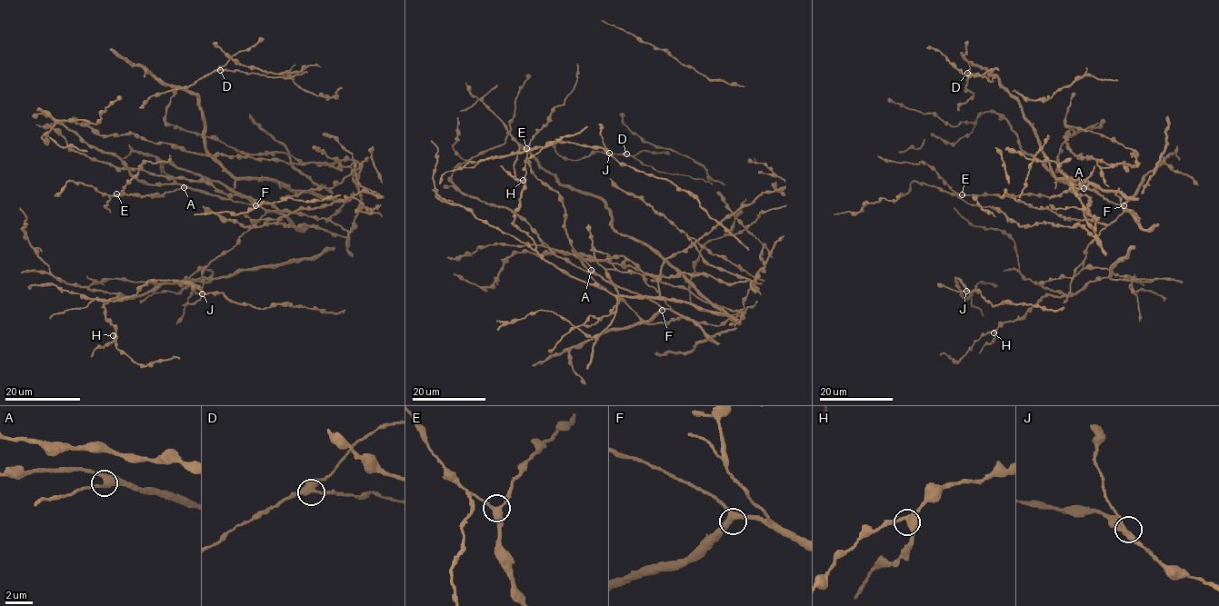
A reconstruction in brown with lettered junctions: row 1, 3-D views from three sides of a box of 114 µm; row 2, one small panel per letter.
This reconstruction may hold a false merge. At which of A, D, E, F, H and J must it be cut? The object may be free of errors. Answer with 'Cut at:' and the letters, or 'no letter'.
Cut at: D

